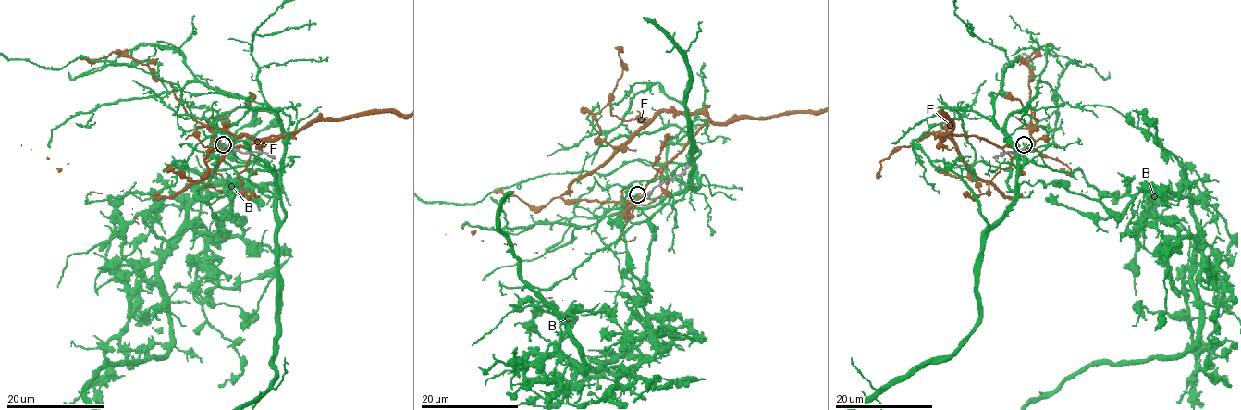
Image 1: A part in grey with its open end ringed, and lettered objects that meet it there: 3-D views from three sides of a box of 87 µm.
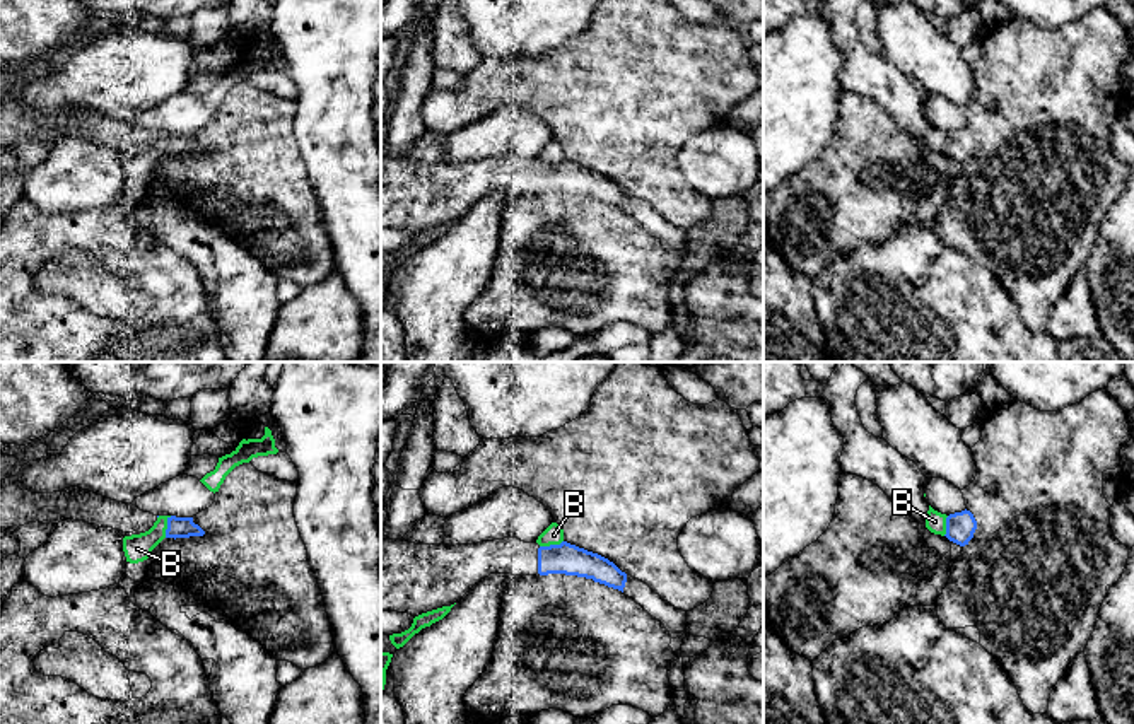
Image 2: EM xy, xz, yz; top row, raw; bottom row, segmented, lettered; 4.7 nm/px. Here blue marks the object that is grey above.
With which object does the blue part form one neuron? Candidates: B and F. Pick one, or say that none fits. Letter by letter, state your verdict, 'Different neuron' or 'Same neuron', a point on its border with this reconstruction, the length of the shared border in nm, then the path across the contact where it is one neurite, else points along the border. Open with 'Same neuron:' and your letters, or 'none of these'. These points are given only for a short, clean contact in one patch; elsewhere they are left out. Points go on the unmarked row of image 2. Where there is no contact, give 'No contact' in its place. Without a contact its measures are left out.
Same neuron: none of these
B: Different neuron. Touches blue at xy (168, 144). Shared border 110 nm. Boundary: xy (171, 134), (164, 154)
F: Different neuron. No contact

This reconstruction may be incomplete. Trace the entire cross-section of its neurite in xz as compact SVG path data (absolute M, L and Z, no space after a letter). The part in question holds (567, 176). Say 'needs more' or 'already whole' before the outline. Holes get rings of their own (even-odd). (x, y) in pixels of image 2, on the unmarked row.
needs more; M381 152L381 229L418 234L459 220L490 191L565 191L623 210L627 191L608 176L562 159L540 164L517 155L476 162L415 162Z

